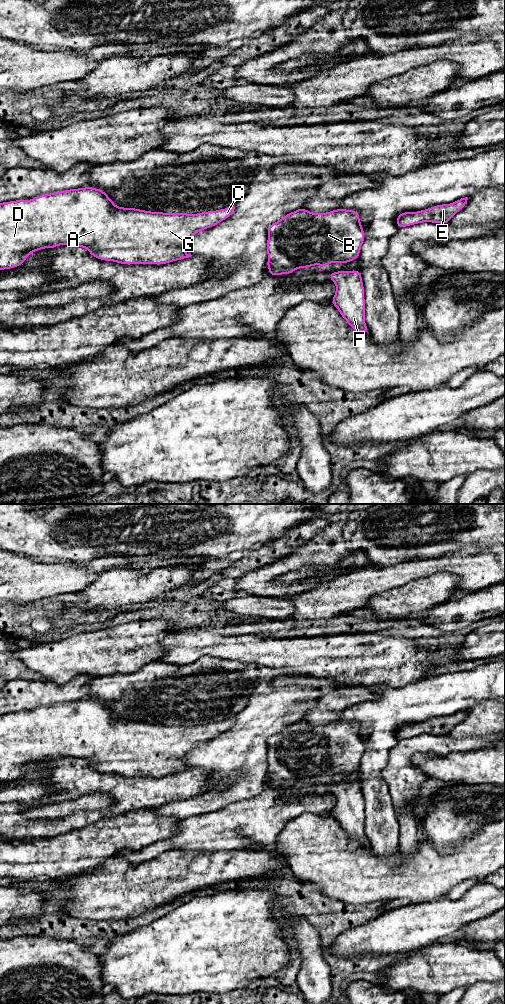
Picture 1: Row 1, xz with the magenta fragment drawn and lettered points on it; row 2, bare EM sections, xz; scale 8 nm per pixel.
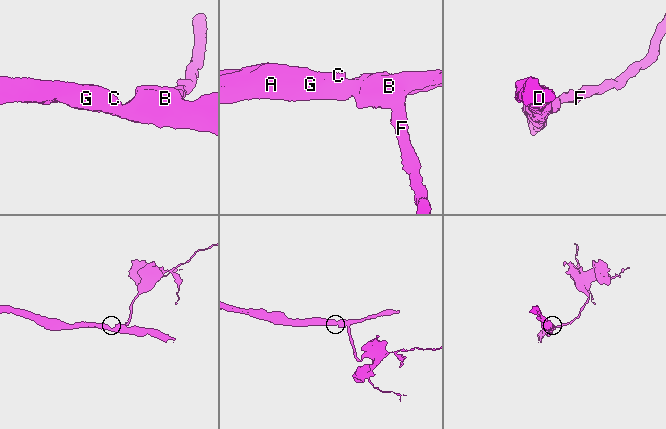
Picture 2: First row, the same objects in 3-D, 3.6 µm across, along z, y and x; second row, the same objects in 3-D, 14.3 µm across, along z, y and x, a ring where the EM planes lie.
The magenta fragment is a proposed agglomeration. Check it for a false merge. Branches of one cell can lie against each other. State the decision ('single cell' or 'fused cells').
single cell

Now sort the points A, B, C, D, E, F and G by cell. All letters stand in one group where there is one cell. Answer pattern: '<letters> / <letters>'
A B C D E F G

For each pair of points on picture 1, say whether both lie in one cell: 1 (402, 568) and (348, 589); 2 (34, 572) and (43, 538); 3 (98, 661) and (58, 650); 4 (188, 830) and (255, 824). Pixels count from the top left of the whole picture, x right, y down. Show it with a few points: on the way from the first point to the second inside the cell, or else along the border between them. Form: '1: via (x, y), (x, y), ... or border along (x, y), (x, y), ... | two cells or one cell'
1: via (389, 577), (361, 584) | one cell
2: border along (13, 552), (19, 555), (31, 556), (35, 559) | two cells
3: via (88, 656), (68, 656) | one cell
4: via (205, 830), (228, 830), (238, 824) | one cell

